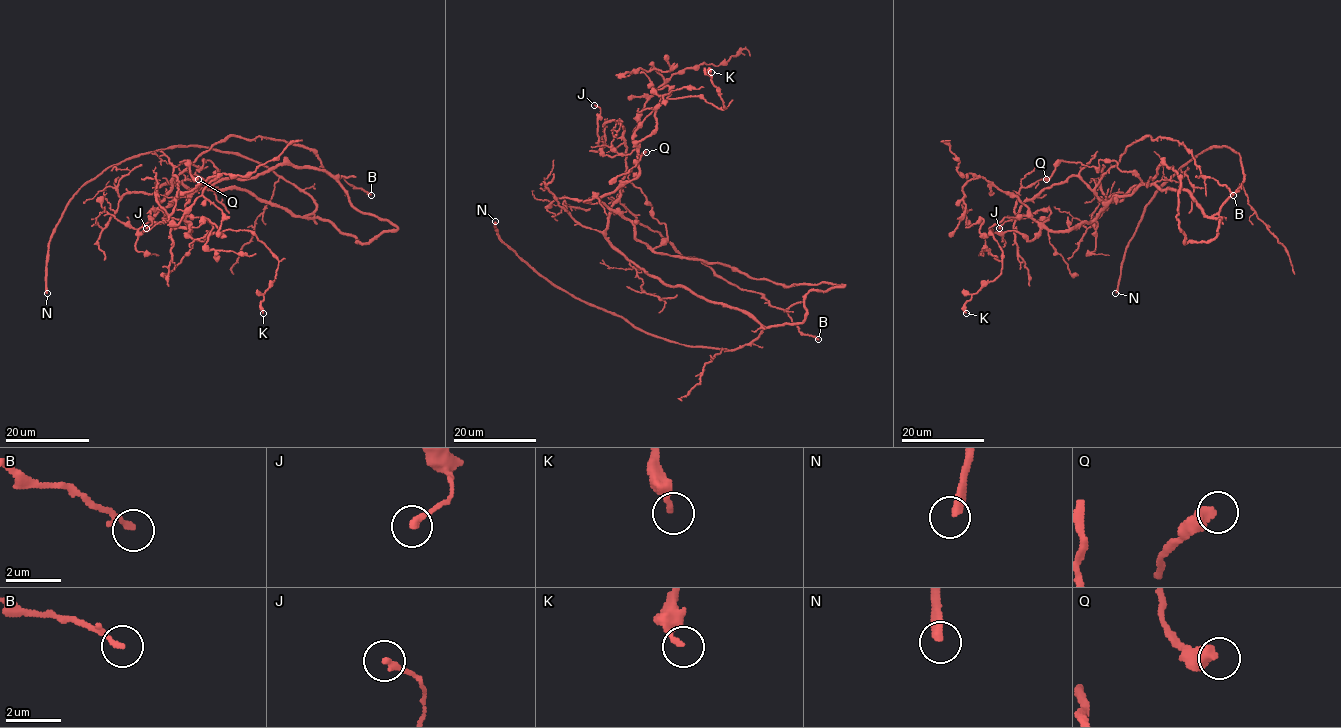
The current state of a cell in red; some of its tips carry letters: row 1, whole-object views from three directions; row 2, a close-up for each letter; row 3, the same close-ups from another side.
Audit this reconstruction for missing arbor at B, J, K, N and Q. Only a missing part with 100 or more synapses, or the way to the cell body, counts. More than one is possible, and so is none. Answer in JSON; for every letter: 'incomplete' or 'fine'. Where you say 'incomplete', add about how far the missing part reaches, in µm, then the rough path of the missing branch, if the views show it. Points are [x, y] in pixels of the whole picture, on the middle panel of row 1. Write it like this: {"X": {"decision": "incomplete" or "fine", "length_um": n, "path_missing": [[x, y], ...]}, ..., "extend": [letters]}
{"B": {"decision": "fine"}, "J": {"decision": "fine"}, "K": {"decision": "fine"}, "N": {"decision": "incomplete", "length_um": 80, "path_missing": [[495, 221], [502, 211], [521, 201], [542, 197], [558, 187], [544, 174], [528, 164], [468, 160], [468, 163]]}, "Q": {"decision": "fine"}, "extend": ["N"]}

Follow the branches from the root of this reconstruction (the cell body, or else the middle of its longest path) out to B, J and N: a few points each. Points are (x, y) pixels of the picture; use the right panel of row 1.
B: (1179, 190), (1135, 184), (1104, 201), (1095, 187), (1129, 145), (1160, 137), (1183, 145), (1201, 173), (1233, 195)
J: (1179, 190), (1135, 184), (1113, 193), (1093, 213), (1096, 228), (1093, 221), (1050, 230), (1049, 209), (999, 228)
N: (1179, 190), (1213, 216), (1243, 180), (1240, 156), (1230, 147), (1212, 146), (1156, 192), (1126, 249), (1115, 293)

